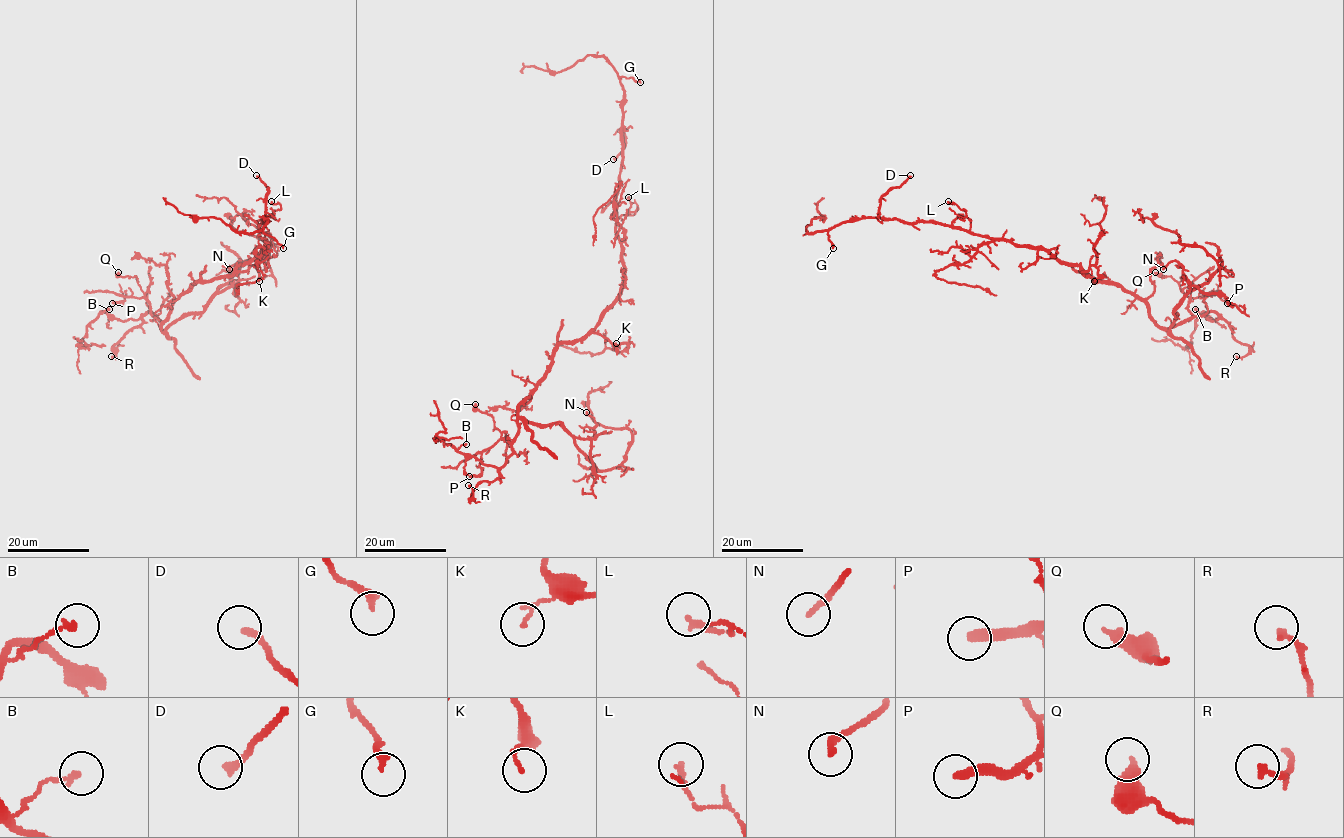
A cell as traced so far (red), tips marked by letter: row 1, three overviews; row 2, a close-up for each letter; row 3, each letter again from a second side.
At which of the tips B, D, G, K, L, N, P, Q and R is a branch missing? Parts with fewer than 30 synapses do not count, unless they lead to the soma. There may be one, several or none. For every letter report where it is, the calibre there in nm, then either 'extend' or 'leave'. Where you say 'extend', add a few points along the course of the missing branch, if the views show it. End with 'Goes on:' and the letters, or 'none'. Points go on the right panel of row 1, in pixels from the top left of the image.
B: at (1195, 309); 180 nm thick; leave
D: at (910, 175); 260 nm thick; leave
G: at (833, 248); 200 nm thick; leave
K: at (1094, 281); 150 nm thick; leave
L: at (948, 201); 180 nm thick; leave
N: at (1163, 269); 190 nm thick; leave
P: at (1227, 303); 340 nm thick; leave
Q: at (1155, 272); 360 nm thick; leave
R: at (1236, 356); 190 nm thick; leave
Goes on: none

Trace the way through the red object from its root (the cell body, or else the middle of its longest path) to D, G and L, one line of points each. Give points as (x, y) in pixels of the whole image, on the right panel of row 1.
D: (1090, 277), (1039, 247), (937, 223), (882, 220), (880, 199), (910, 175)
G: (1090, 277), (1079, 266), (1061, 264), (1039, 247), (993, 240), (931, 222), (850, 219), (828, 231), (833, 248)
L: (1090, 277), (1079, 266), (1061, 264), (1039, 247), (1014, 245), (974, 235), (970, 231), (966, 210), (948, 201)

